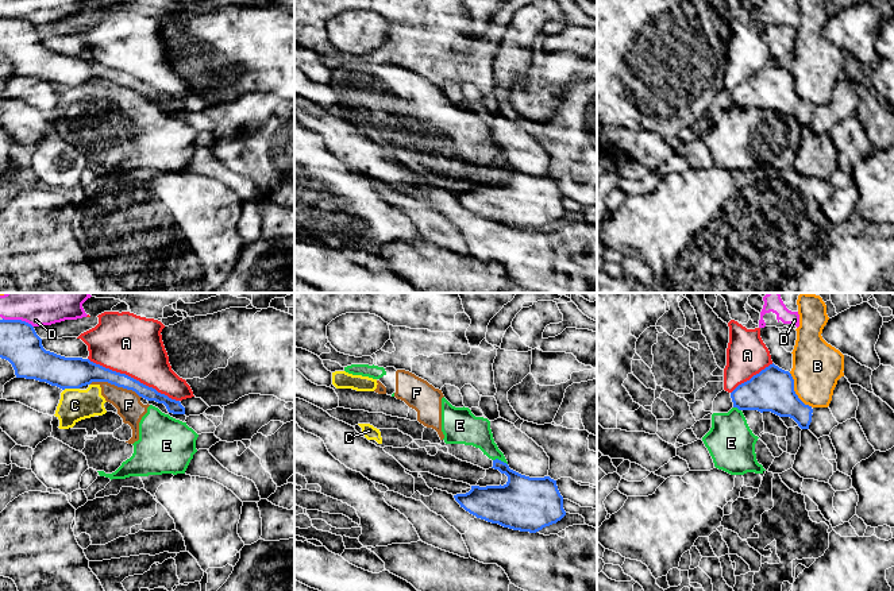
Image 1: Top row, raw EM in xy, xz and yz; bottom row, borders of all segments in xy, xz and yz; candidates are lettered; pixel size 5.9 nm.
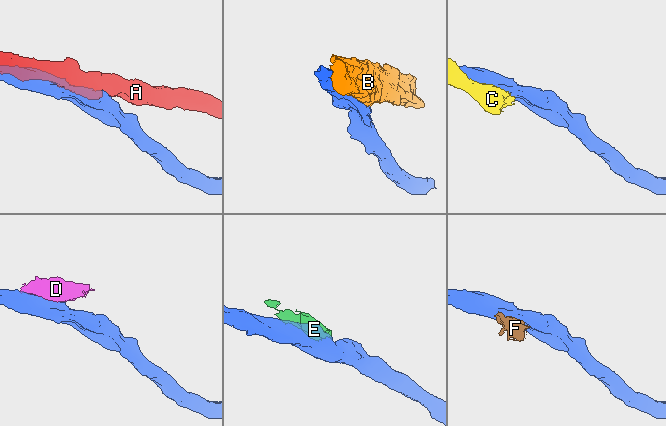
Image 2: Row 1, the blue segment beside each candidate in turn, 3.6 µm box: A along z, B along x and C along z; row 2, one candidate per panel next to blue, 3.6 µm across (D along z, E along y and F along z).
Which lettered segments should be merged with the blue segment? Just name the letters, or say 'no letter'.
no letter

